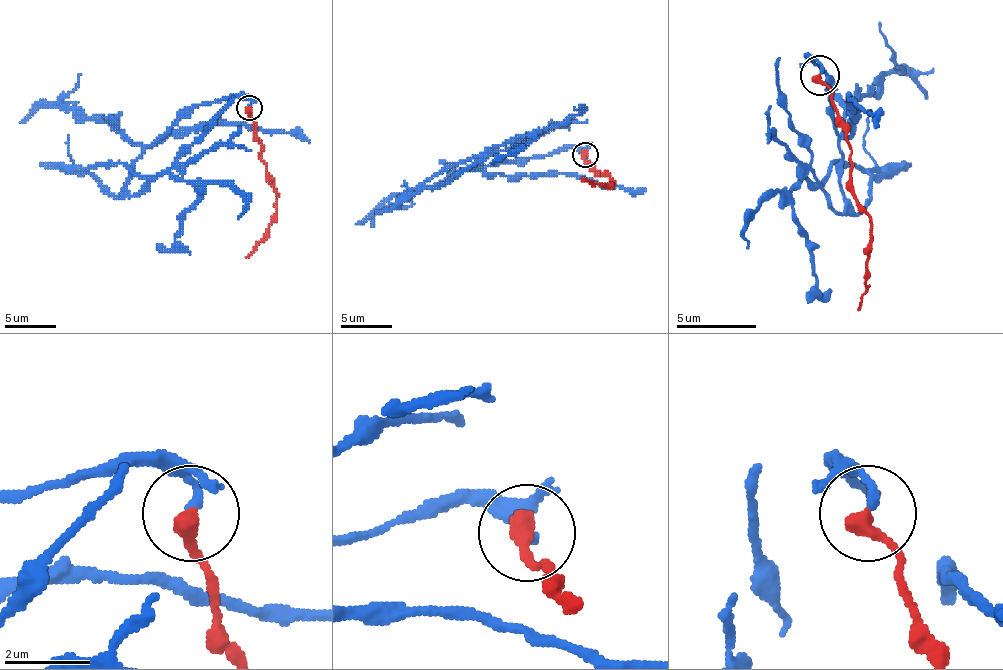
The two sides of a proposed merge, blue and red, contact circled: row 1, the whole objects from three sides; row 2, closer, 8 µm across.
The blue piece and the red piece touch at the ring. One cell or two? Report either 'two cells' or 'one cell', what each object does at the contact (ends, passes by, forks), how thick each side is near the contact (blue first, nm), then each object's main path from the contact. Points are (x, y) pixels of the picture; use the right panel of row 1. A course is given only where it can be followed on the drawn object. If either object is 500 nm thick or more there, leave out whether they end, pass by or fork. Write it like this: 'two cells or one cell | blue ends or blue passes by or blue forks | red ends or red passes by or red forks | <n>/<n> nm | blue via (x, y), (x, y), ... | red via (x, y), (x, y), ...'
one cell | blue ends | red ends | 180/400 nm | blue via (821, 74), (809, 58), (825, 74), (840, 150), (821, 181), (805, 177), (789, 193), (817, 293), (833, 289) | red via (821, 74), (852, 150), (852, 197), (872, 225), (868, 277), (856, 309)

